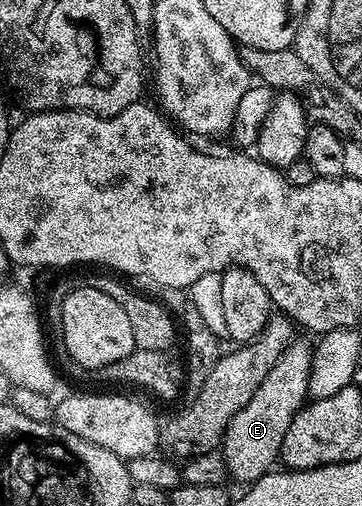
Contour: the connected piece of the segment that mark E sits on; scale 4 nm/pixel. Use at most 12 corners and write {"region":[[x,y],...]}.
{"region":[[289,343],[219,451],[241,486],[278,463],[307,403],[313,349]]}

